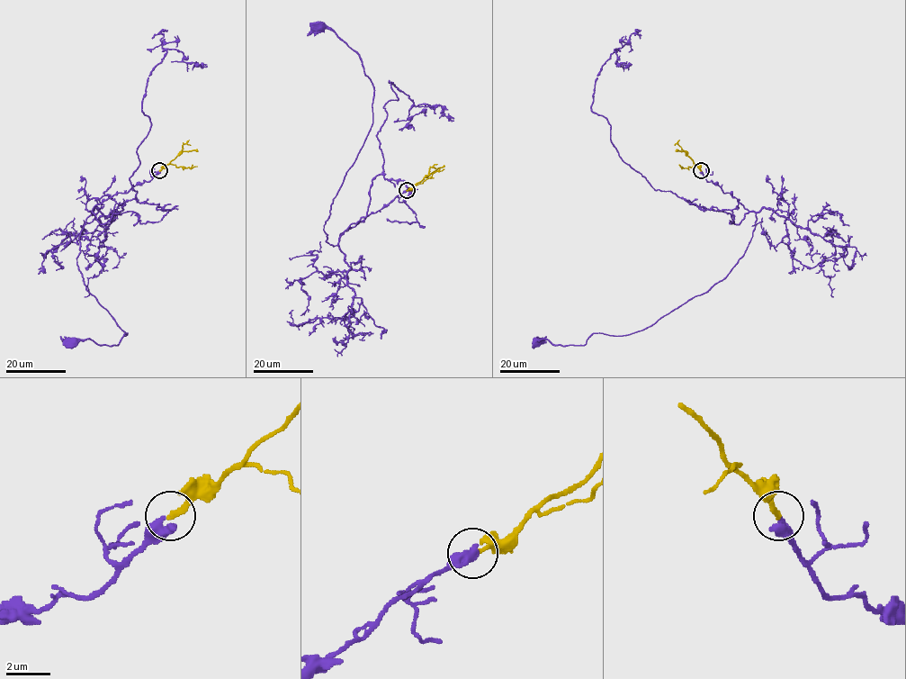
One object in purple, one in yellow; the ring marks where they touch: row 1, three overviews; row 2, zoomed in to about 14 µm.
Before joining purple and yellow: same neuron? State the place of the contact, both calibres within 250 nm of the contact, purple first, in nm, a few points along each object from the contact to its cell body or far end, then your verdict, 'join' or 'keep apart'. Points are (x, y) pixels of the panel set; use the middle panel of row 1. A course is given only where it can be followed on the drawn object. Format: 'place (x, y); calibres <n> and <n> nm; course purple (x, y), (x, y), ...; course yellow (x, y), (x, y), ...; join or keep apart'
place (407, 190); calibres 190 and 220 nm; course purple (407, 191), (342, 232), (337, 245), (326, 241), (333, 200), (372, 122), (373, 93), (360, 57), (319, 25); course yellow (407, 191), (444, 166); join

